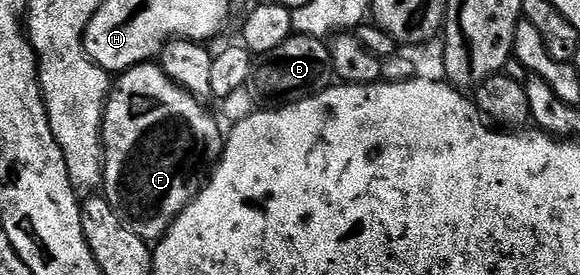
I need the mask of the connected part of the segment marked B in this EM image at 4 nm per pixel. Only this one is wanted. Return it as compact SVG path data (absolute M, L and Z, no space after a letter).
M294 33L289 39L282 41L278 49L270 49L270 53L261 55L255 60L247 88L265 108L275 109L288 103L311 99L318 92L333 86L333 83L334 72L328 43L314 35Z

